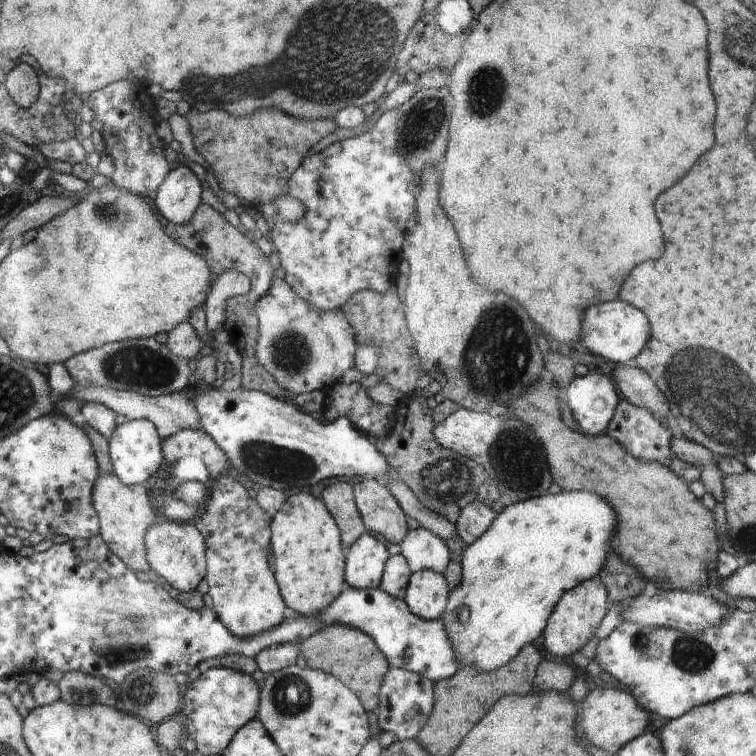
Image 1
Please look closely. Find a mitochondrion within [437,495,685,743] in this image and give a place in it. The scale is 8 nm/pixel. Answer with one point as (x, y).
(640, 641)

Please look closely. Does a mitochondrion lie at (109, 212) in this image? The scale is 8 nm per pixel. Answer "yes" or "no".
yes

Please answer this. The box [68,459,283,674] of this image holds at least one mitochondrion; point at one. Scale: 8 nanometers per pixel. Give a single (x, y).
(114, 655)

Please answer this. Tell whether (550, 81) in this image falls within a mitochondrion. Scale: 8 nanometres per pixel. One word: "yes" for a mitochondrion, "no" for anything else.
no

